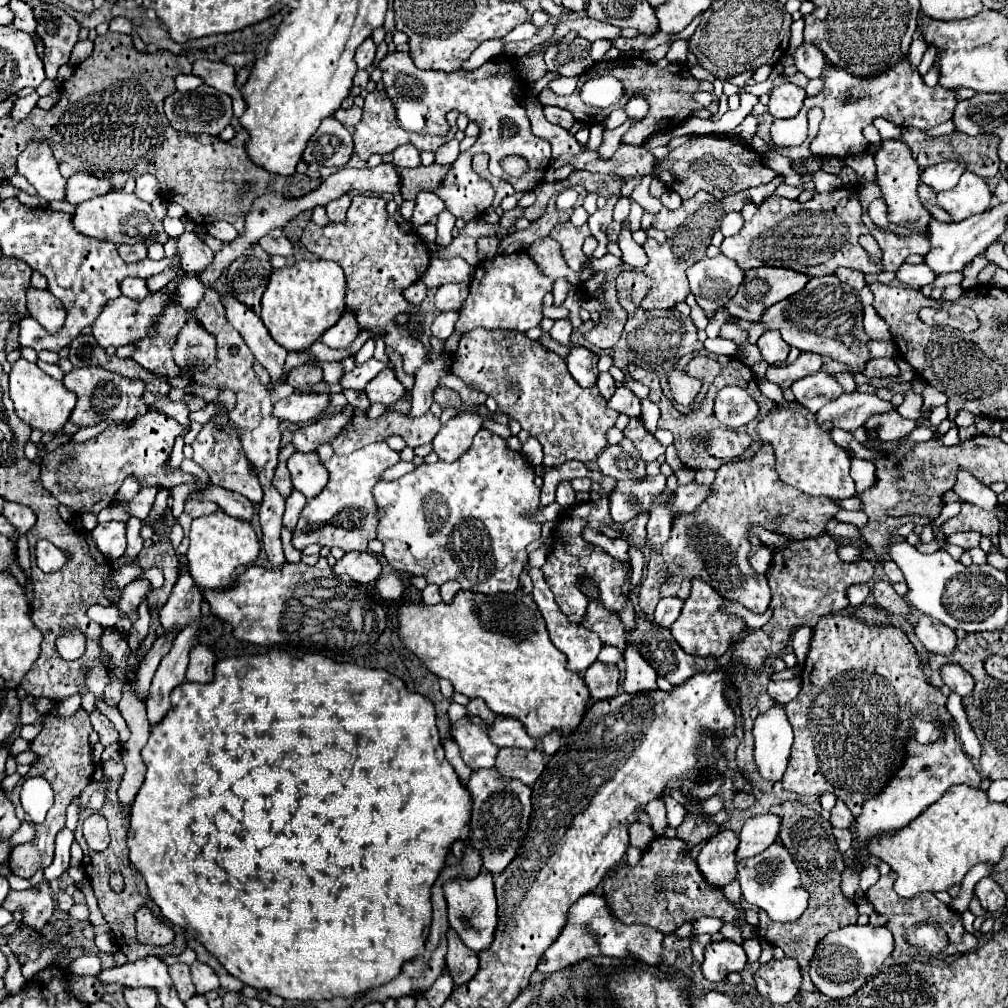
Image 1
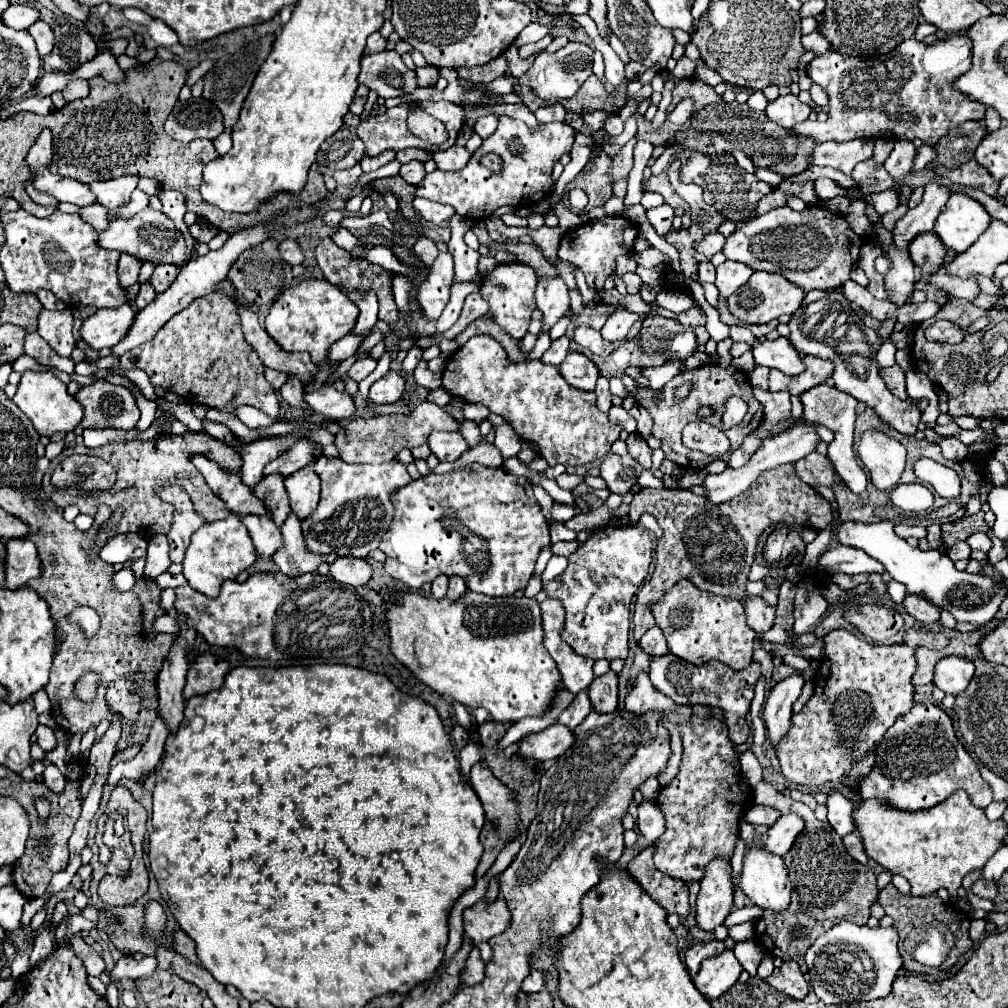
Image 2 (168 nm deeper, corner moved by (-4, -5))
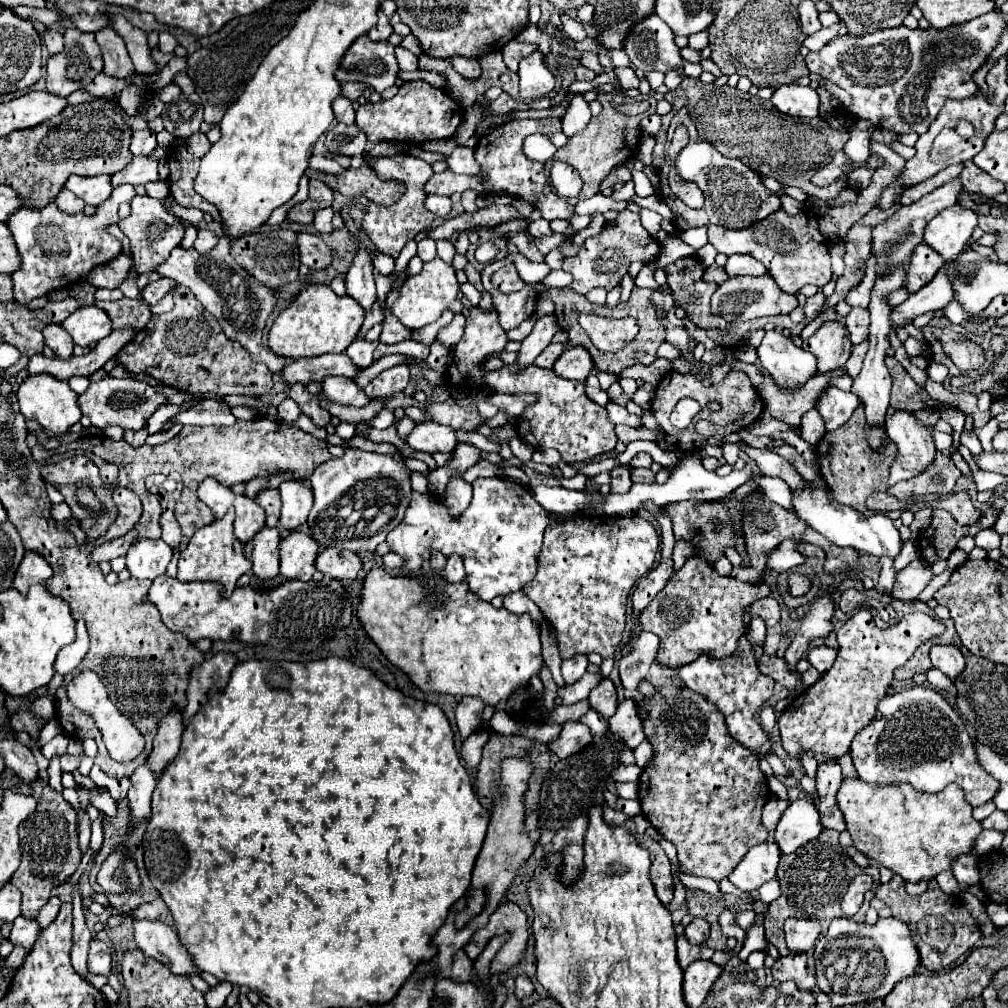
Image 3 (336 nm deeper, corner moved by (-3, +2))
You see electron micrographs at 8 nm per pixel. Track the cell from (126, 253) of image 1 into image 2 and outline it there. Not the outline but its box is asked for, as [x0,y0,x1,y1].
[118,256,142,288]

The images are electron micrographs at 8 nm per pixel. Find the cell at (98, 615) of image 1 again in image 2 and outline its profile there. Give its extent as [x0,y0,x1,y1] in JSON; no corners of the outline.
[153,614,178,634]

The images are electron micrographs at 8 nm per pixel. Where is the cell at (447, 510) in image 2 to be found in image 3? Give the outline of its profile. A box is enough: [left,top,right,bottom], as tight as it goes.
[387,477,549,601]

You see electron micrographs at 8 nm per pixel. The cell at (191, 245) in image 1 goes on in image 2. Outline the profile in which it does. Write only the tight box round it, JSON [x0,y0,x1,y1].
[98,208,198,264]

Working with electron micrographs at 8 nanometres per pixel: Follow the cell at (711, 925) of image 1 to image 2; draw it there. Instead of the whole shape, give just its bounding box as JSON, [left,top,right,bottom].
[724,906,762,928]

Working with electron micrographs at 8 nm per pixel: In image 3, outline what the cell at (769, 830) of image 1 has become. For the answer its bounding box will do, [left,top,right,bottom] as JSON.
[775,799,823,855]

